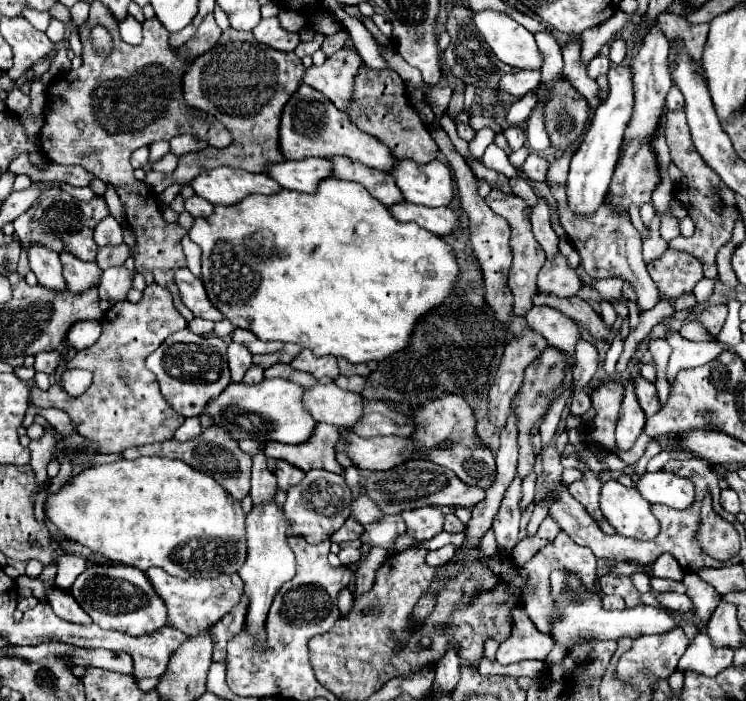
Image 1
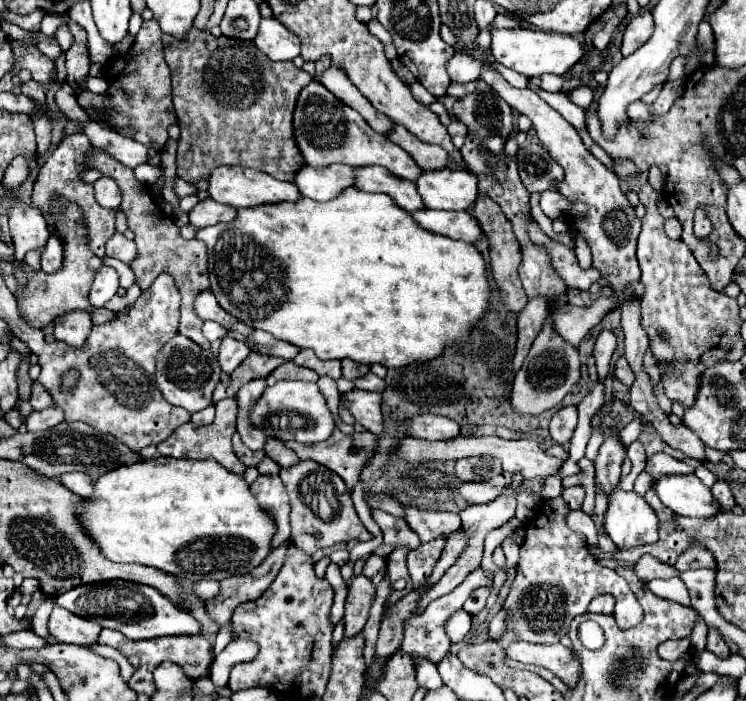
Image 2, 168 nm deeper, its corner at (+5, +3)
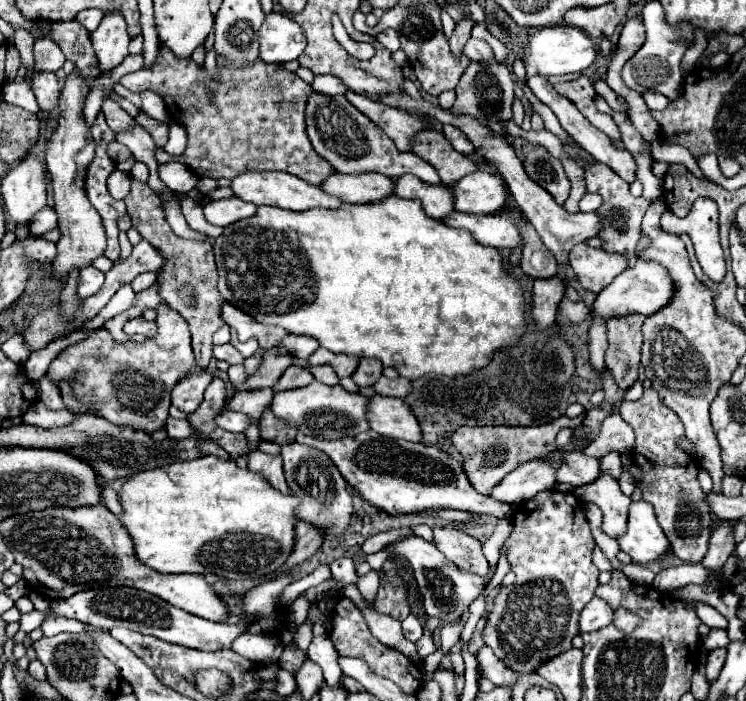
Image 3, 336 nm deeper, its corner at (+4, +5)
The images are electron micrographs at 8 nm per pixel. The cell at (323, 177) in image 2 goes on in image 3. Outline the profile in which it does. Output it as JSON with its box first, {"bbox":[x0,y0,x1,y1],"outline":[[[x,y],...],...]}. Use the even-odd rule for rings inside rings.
{"bbox":[323,174,395,204],"outline":[[[333,174],[323,184],[325,192],[339,196],[349,204],[381,202],[395,192],[395,180],[379,174]]]}

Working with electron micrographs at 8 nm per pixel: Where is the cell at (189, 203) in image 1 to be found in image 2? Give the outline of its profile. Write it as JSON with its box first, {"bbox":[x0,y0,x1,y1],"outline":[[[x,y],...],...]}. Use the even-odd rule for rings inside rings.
{"bbox":[188,198,236,228],"outline":[[[206,198],[206,200],[200,200],[190,210],[188,218],[194,228],[206,228],[206,226],[214,226],[220,222],[230,222],[230,220],[234,220],[234,214],[236,214],[234,208],[222,206],[222,204],[214,202],[212,198]]]}

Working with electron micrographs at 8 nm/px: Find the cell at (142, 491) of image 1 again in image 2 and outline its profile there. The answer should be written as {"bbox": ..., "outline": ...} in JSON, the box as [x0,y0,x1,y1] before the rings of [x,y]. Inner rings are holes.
{"bbox":[76,456,274,582],"outline":[[[156,456],[156,458],[150,458],[150,460],[126,464],[126,466],[120,466],[118,470],[102,474],[98,480],[94,480],[94,496],[78,502],[76,520],[84,528],[86,536],[100,548],[100,552],[108,560],[112,560],[112,562],[136,562],[136,564],[152,566],[152,568],[158,568],[166,574],[172,574],[172,576],[176,576],[180,580],[188,580],[188,582],[208,580],[208,574],[214,574],[214,572],[216,572],[216,580],[226,578],[228,572],[230,574],[248,574],[254,566],[258,566],[266,558],[266,554],[268,554],[266,546],[270,546],[270,538],[274,536],[274,522],[270,522],[270,518],[266,518],[266,514],[262,514],[258,510],[258,502],[254,502],[254,496],[250,494],[250,488],[248,488],[246,480],[242,476],[228,472],[226,468],[218,466],[218,462],[212,462],[212,460],[198,462],[198,460],[176,460],[176,458],[168,458],[168,456]]]}

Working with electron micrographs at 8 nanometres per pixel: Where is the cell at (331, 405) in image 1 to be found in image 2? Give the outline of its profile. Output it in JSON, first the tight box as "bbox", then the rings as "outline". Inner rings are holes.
{"bbox":[340,390,382,434],"outline":[[[350,390],[342,394],[340,406],[344,406],[358,424],[366,430],[380,434],[382,432],[382,412],[380,412],[380,394],[378,392],[364,392],[364,390]]]}

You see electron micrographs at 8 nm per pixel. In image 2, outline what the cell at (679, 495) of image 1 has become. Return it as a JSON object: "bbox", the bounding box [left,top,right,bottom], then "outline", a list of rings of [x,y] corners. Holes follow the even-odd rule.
{"bbox":[654,474,720,518],"outline":[[[668,474],[654,482],[654,492],[660,496],[662,504],[674,514],[708,518],[720,512],[718,502],[714,502],[710,488],[706,488],[696,474]]]}

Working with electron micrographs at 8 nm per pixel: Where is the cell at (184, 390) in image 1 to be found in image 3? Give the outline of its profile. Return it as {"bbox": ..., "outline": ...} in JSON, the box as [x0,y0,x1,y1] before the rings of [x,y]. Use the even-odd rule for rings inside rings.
{"bbox":[171,370,213,414],"outline":[[[205,370],[199,376],[187,376],[187,380],[181,380],[171,392],[173,406],[177,406],[185,414],[195,412],[203,402],[203,392],[211,384],[211,380],[213,380],[213,374],[209,370]]]}

